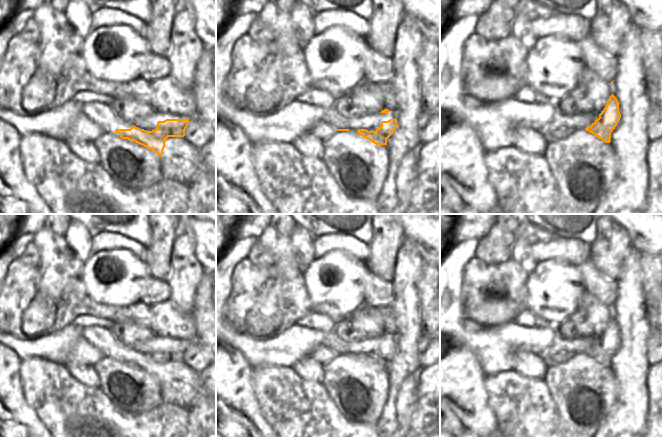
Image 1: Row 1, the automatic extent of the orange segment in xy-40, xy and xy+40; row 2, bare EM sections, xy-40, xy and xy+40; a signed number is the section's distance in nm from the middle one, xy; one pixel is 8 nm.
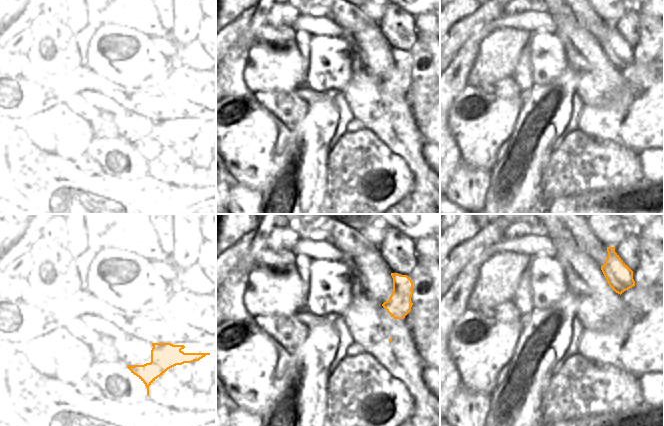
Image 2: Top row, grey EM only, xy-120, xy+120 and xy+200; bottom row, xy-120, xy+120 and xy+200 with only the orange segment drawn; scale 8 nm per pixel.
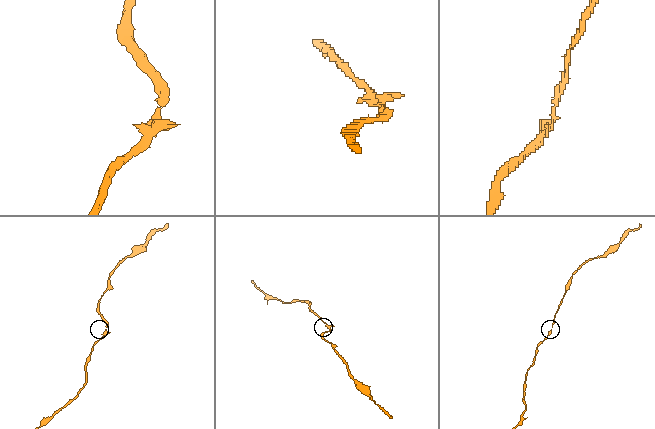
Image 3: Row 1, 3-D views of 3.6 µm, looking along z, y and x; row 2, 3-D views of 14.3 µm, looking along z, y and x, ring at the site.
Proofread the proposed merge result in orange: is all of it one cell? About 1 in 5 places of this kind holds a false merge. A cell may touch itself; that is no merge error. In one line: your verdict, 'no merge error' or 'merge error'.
no merge error

